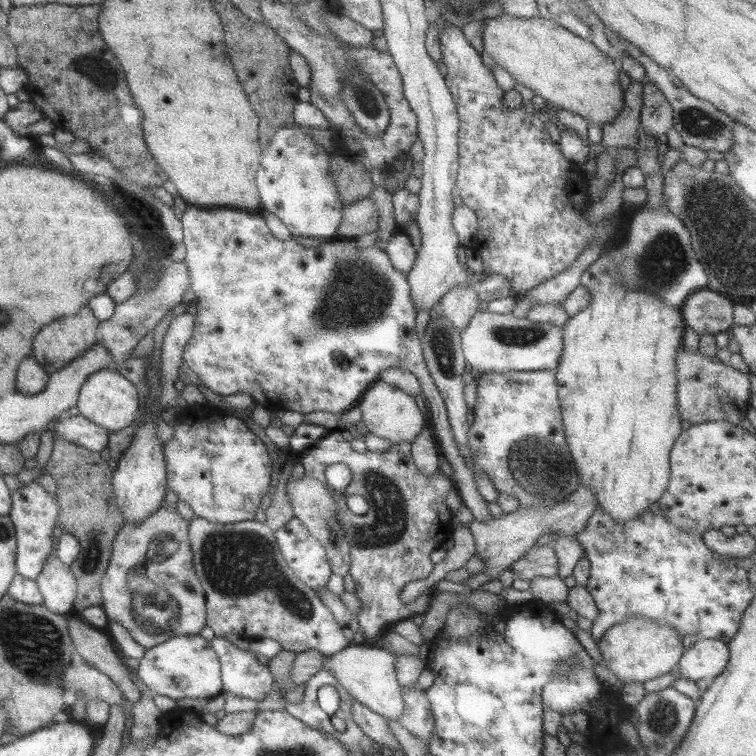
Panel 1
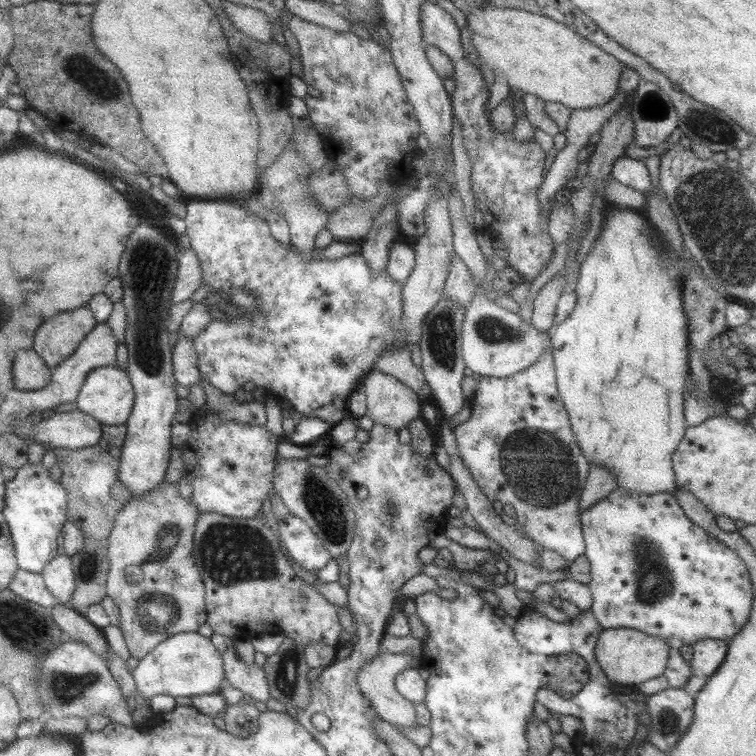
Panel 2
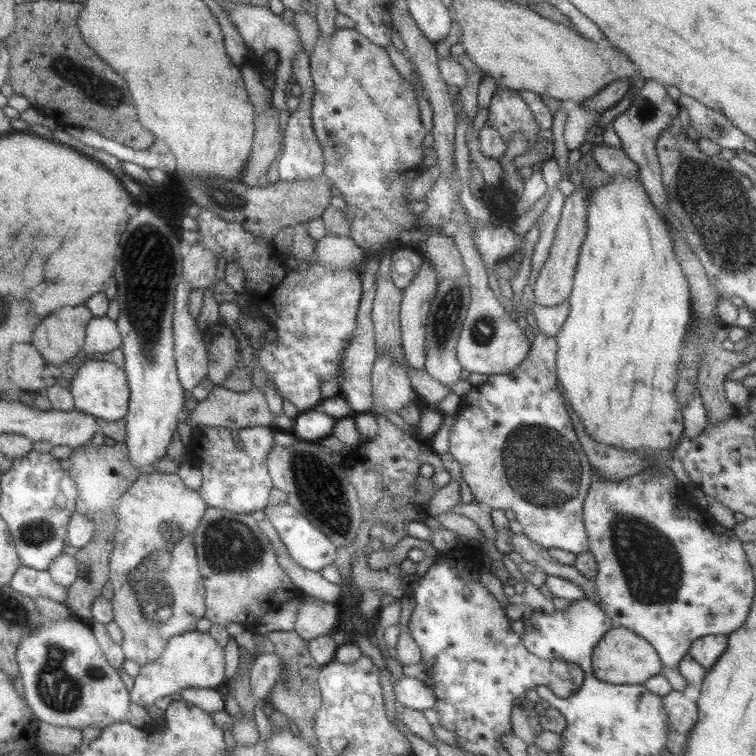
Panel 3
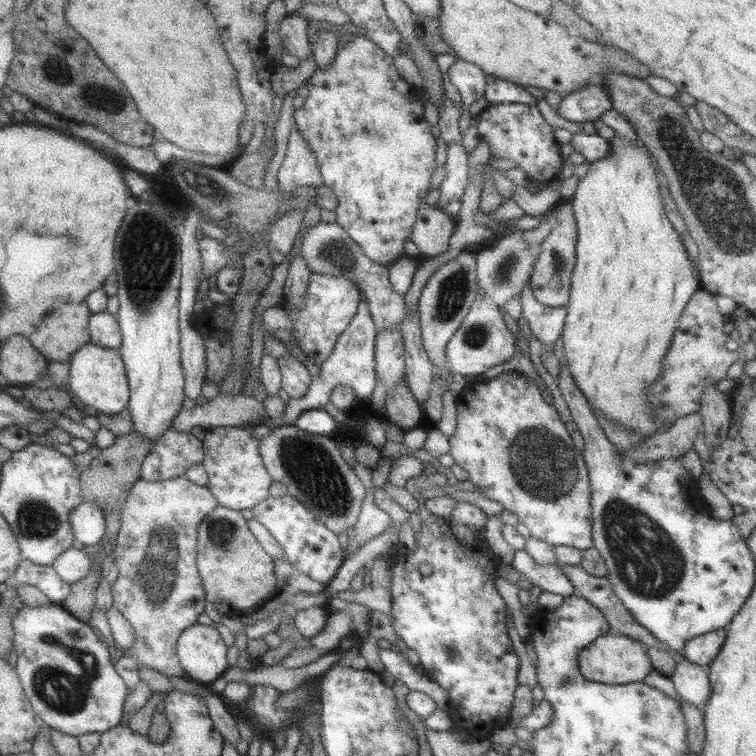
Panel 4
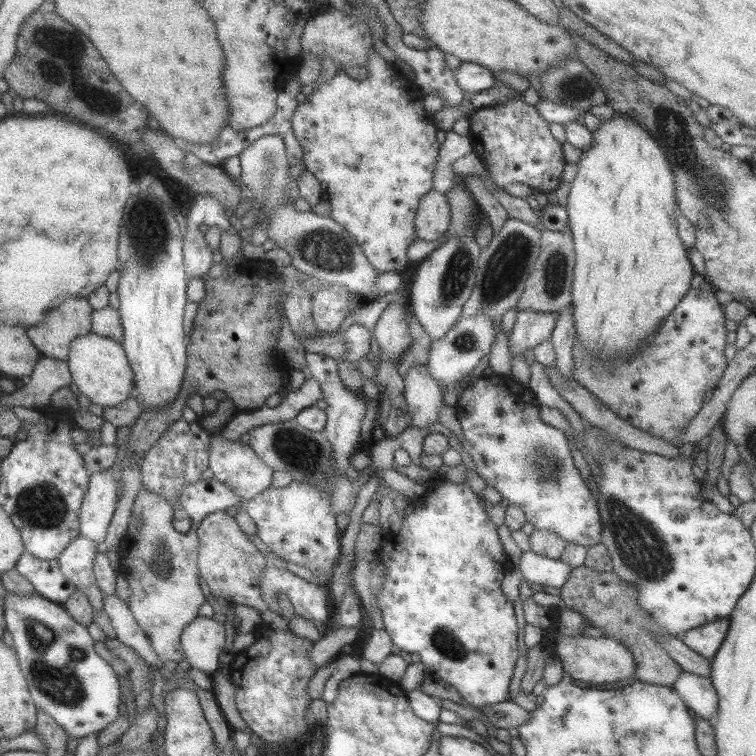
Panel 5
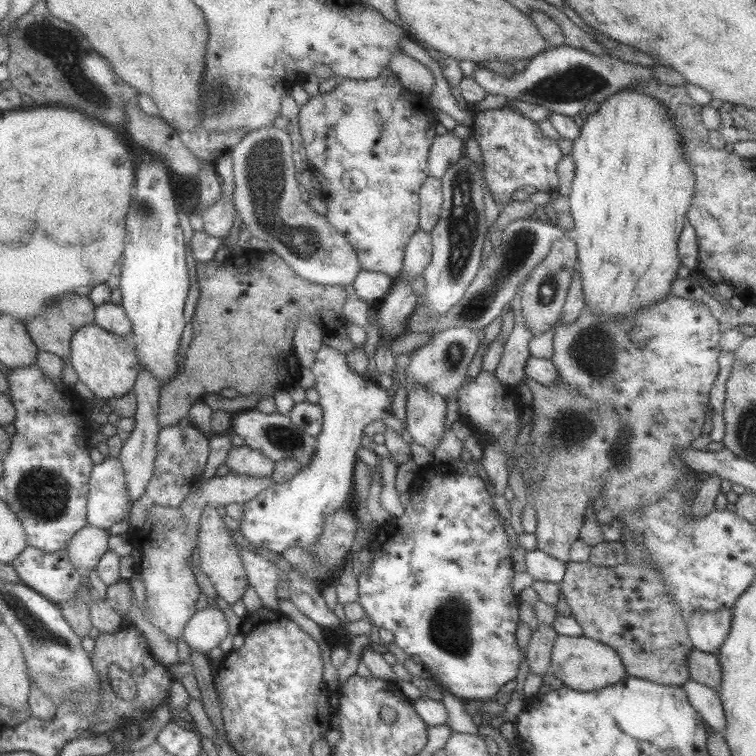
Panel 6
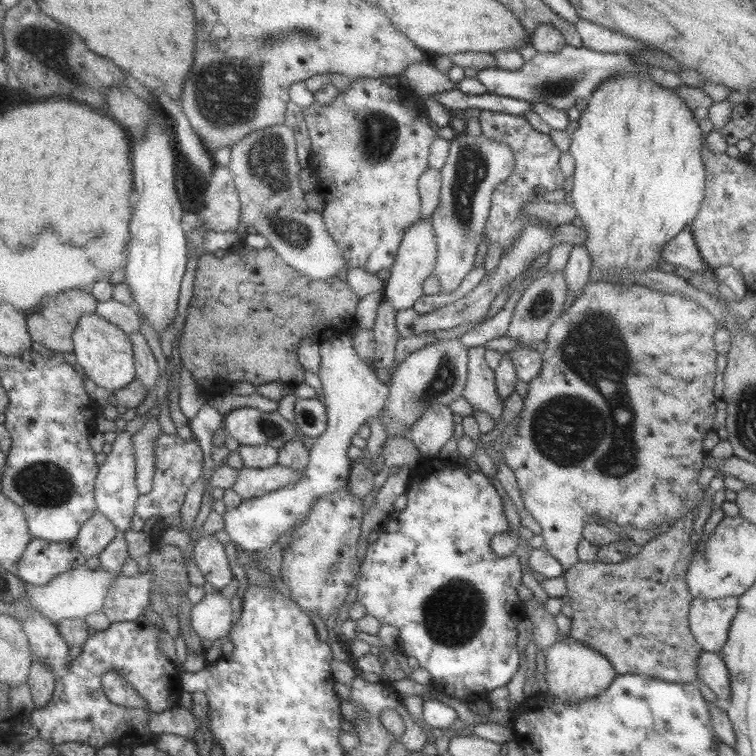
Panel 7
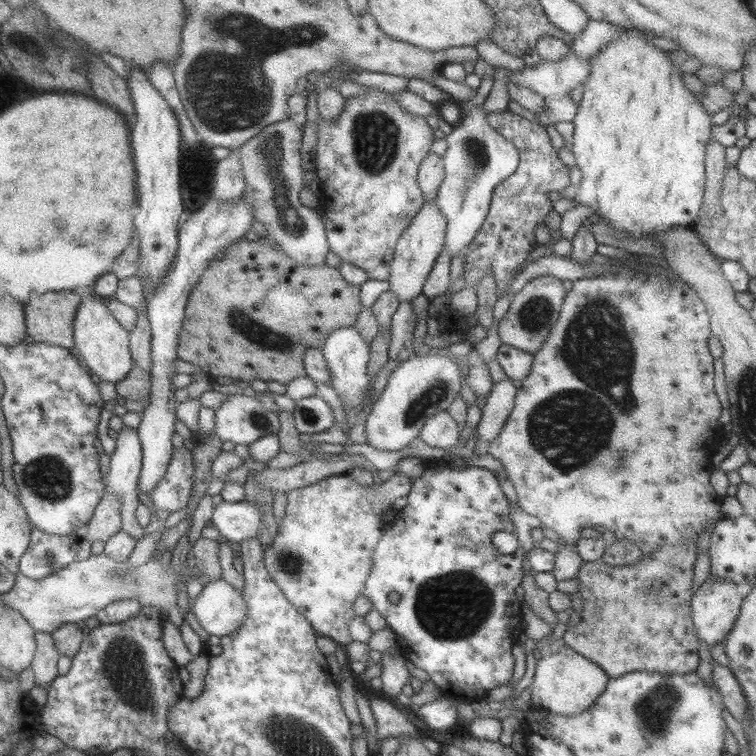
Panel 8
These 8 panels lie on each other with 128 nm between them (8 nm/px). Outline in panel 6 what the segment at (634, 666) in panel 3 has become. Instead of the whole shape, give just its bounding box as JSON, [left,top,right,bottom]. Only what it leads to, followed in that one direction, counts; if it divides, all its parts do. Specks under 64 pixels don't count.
[548,634,627,692]

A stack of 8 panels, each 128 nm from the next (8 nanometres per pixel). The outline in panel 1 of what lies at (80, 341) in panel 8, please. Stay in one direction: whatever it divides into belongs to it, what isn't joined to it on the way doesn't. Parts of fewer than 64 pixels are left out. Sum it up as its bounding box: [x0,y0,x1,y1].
[76,369,139,431]

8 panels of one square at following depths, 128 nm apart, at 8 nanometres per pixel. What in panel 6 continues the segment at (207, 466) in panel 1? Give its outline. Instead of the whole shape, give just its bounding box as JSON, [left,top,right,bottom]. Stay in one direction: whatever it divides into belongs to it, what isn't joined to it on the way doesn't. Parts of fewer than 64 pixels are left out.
[224,446,274,478]

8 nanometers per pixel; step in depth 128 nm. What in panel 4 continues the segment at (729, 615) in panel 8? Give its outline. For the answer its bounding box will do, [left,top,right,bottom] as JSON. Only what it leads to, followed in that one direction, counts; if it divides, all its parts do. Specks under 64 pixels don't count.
[682,628,726,666]

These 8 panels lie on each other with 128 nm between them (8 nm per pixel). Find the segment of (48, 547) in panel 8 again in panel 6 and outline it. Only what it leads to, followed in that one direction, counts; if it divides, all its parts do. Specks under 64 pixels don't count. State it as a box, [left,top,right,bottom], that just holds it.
[11,545,81,604]

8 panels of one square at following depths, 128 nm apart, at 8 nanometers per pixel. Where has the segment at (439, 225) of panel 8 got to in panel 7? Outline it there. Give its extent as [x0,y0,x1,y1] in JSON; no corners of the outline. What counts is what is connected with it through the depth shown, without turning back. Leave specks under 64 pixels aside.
[382,219,437,310]

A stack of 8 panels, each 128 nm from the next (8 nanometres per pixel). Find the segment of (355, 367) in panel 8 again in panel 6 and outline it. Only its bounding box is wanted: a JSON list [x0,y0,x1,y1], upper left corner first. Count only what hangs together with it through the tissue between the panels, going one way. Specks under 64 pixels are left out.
[239,345,403,553]

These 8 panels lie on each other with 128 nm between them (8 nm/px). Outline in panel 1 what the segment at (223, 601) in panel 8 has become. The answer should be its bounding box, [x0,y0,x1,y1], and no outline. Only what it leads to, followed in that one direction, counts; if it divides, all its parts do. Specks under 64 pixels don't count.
[135,635,220,700]

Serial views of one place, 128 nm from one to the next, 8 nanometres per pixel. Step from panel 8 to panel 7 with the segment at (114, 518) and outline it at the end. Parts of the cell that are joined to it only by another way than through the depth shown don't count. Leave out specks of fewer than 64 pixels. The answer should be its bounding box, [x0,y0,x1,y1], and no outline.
[75,512,117,558]

